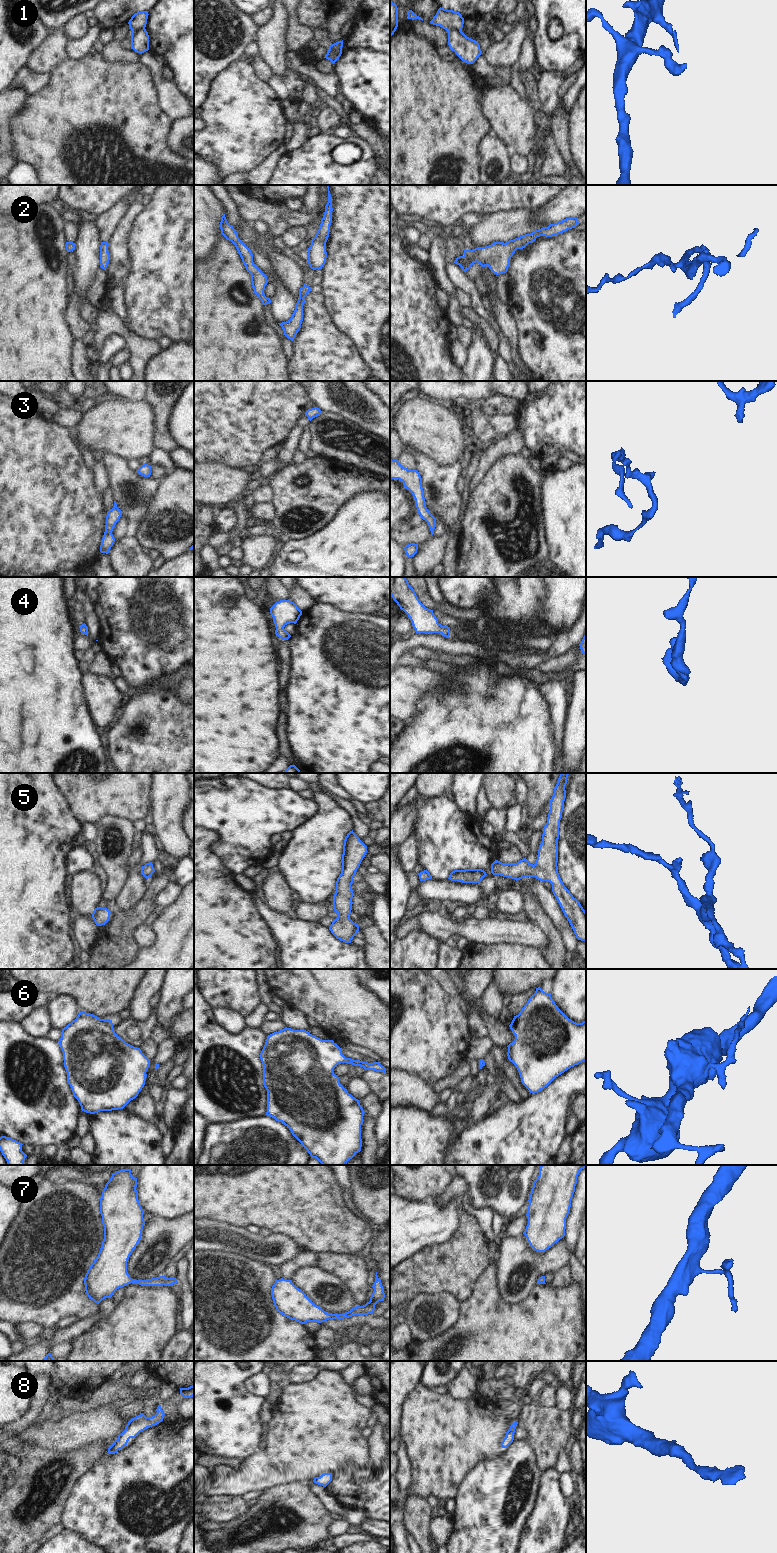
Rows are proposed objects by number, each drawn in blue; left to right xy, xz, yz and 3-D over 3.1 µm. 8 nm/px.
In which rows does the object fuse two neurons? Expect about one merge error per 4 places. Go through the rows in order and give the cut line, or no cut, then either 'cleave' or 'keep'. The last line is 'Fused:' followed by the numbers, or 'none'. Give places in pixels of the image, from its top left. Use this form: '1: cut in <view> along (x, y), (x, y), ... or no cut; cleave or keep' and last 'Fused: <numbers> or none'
1: cut in yz along (460, 29), (450, 28), (447, 31); cleave
2: no cut; keep
3: no cut; keep
4: no cut; keep
5: no cut; keep
6: no cut; keep
7: no cut; keep
8: no cut; keep
Fused: 1

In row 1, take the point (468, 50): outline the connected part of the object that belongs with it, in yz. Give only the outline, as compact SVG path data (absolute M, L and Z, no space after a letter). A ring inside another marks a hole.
M450 29L448 32L448 45L452 51L464 62L473 64L482 54L477 41L467 37L461 30Z

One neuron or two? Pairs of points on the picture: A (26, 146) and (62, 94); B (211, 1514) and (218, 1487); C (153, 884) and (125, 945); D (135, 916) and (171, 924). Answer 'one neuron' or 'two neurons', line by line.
A: one neuron
B: two neurons
C: one neuron
D: two neurons

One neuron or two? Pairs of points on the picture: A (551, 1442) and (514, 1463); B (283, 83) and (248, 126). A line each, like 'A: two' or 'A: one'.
A: two
B: two

